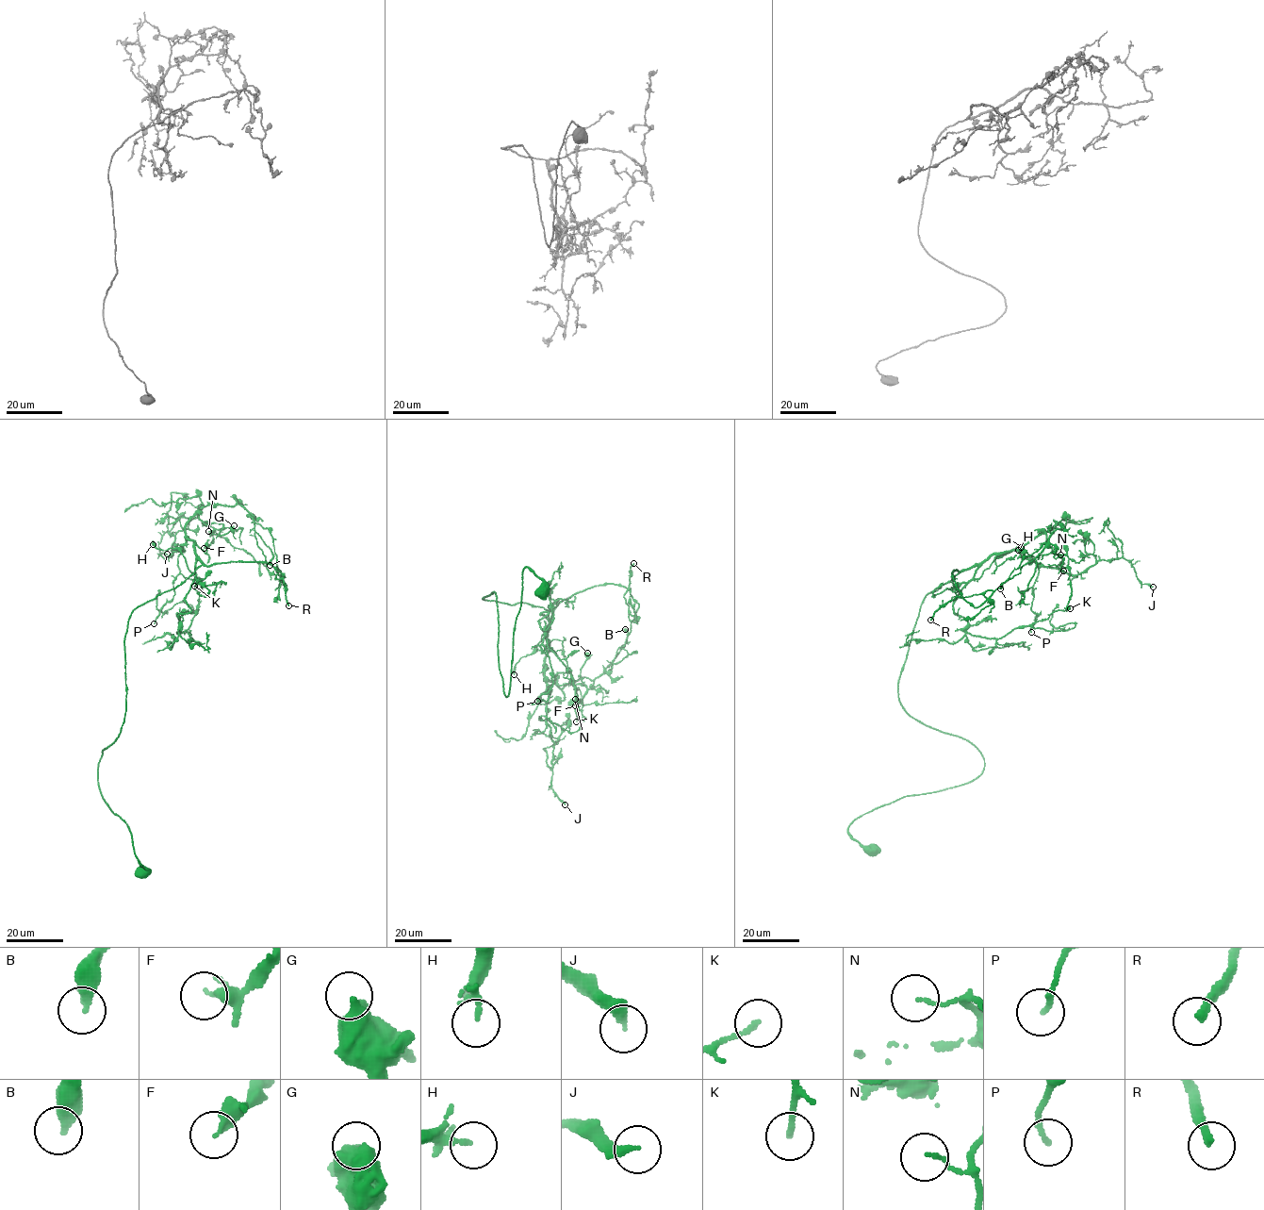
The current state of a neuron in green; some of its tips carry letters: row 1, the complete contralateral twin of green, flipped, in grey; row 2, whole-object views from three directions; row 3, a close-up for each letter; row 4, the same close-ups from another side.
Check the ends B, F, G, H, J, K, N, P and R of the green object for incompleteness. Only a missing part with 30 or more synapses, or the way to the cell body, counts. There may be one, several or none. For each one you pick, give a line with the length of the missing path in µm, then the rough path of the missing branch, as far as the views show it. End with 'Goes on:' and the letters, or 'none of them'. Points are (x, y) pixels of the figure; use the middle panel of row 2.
R: about 20 µm are missing; missing branch runs (633, 563), (630, 567), (620, 552), (622, 548)
Goes on: R

